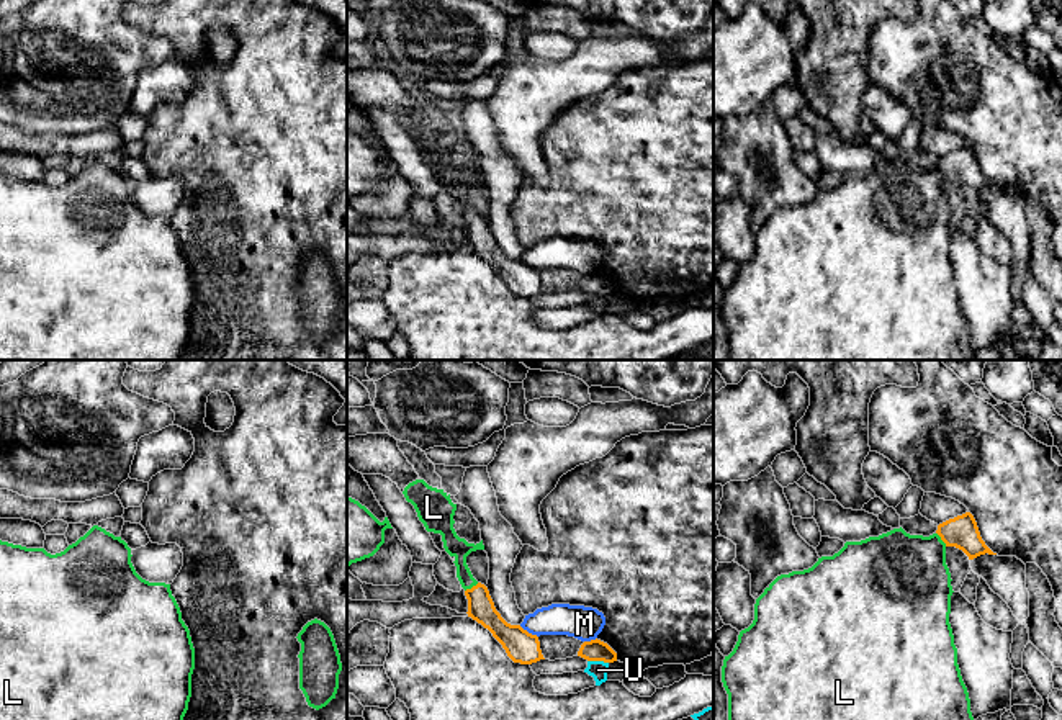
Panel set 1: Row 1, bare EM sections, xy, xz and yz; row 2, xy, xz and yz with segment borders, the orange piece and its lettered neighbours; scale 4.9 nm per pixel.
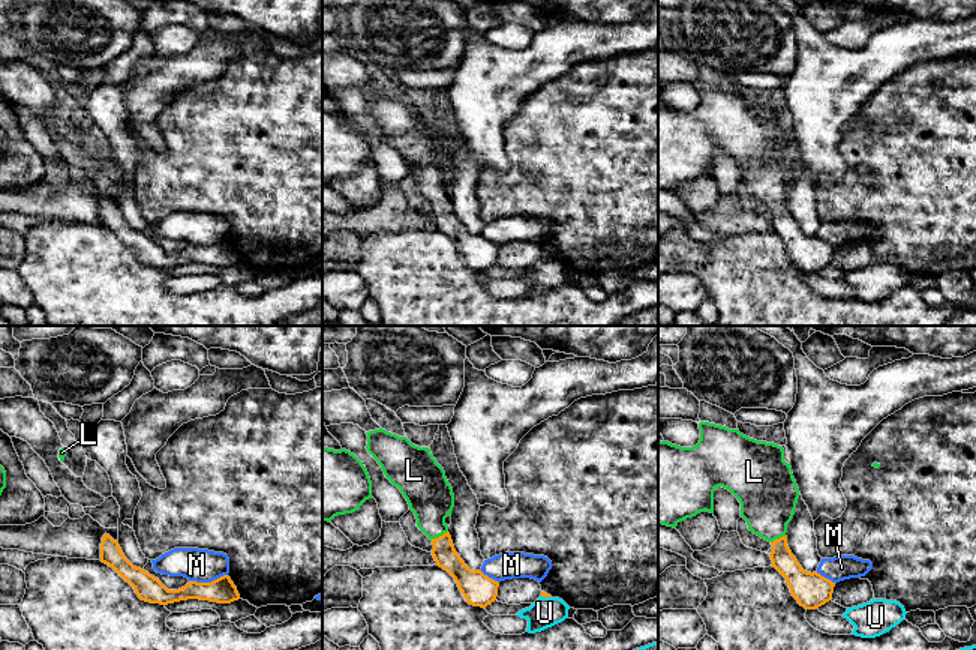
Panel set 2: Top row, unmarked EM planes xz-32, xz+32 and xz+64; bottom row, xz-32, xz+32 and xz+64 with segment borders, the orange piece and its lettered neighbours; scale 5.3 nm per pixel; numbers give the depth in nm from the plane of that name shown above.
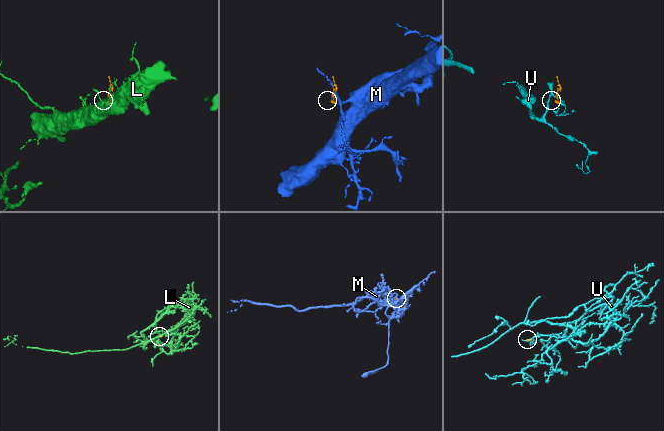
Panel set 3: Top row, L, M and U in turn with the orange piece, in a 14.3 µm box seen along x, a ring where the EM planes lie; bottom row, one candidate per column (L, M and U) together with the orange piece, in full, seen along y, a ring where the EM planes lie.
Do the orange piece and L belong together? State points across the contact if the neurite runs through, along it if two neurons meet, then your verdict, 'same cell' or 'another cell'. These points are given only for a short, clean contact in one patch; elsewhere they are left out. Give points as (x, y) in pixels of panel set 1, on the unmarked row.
runs through xz (481, 241), (473, 220), (463, 208), (460, 182); same cell

